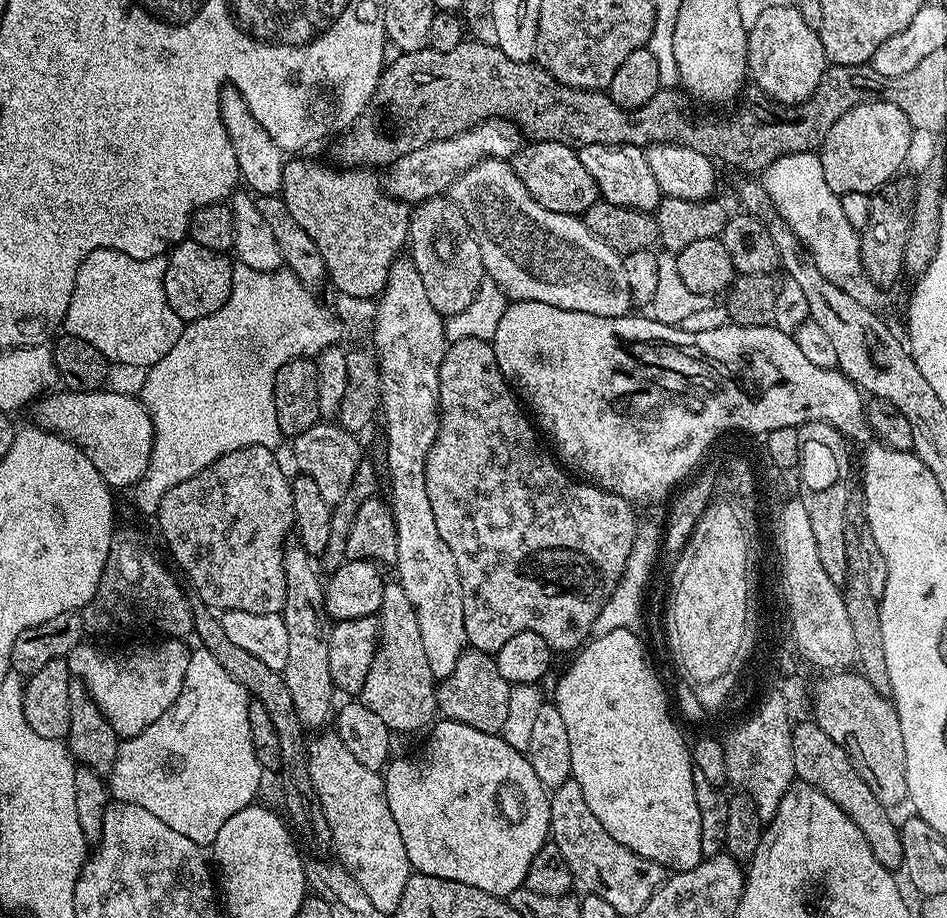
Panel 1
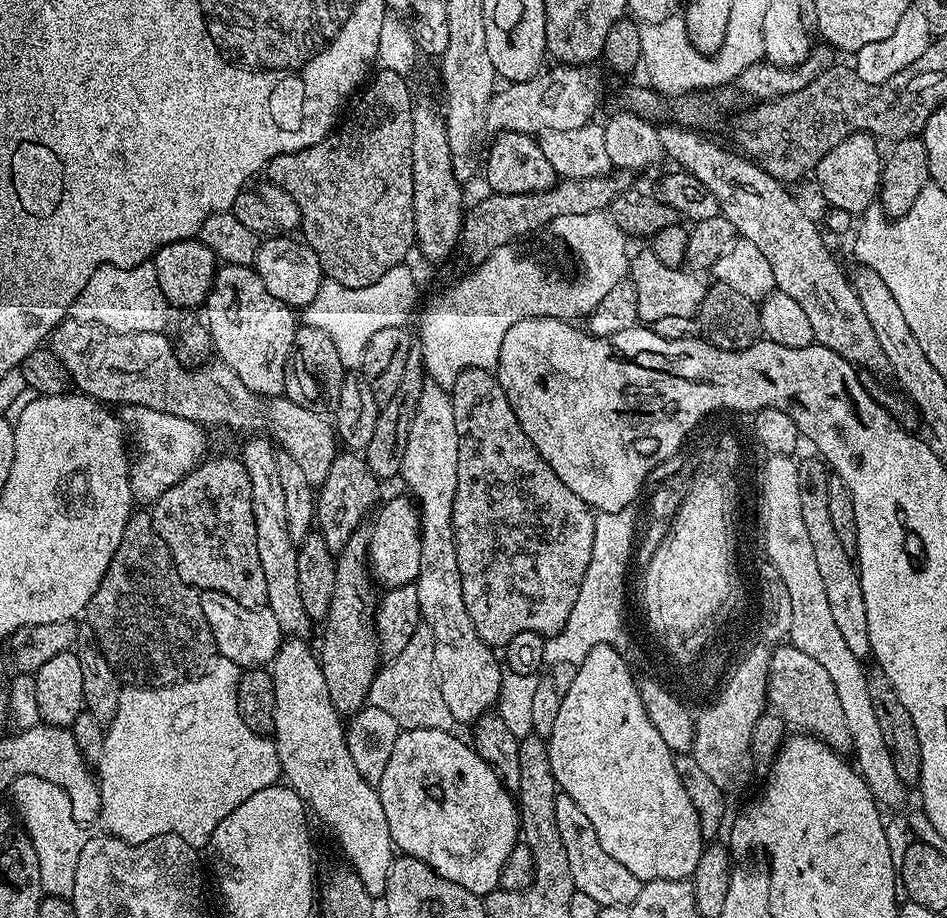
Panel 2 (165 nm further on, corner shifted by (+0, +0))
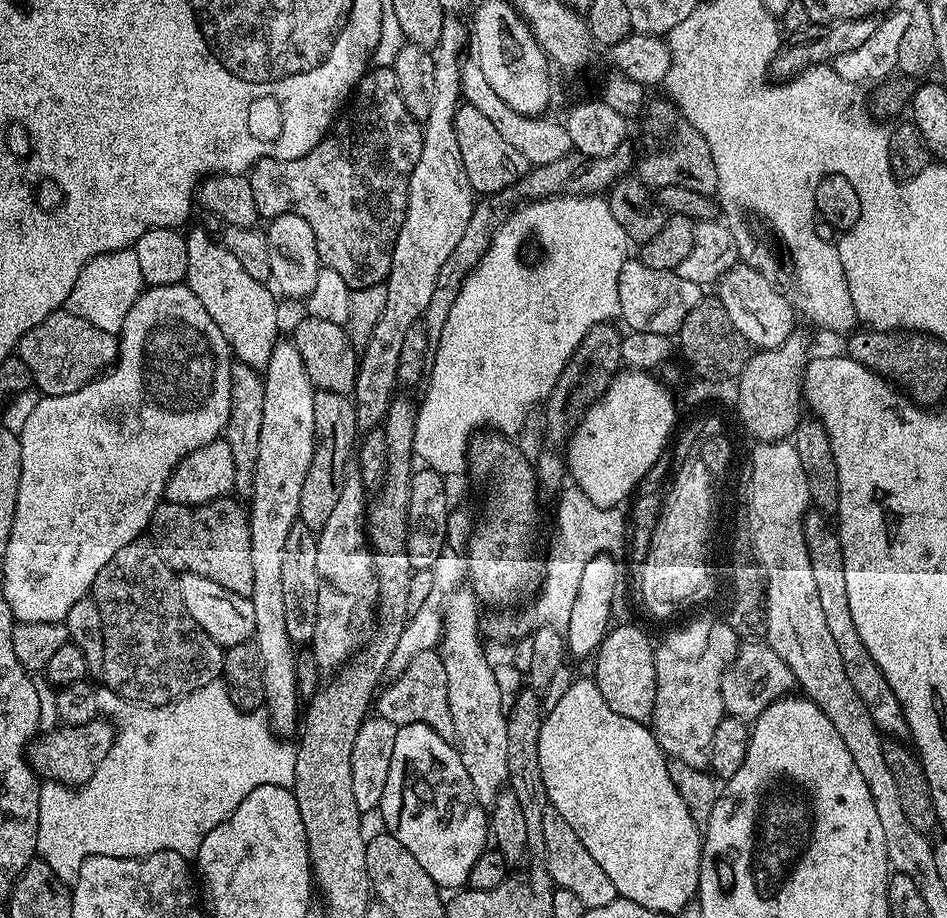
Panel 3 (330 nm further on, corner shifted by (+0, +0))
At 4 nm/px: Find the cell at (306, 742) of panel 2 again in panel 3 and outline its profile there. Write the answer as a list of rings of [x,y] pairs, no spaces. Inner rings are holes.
[[[276,343],[270,362],[262,372],[262,434],[258,434],[258,458],[252,475],[252,508],[250,504],[247,509],[250,562],[254,565],[254,590],[250,597],[254,602],[256,623],[254,642],[262,654],[266,716],[273,733],[280,738],[288,738],[292,731],[295,733],[302,716],[302,699],[296,688],[294,641],[286,630],[282,550],[286,550],[290,526],[294,526],[299,517],[302,482],[306,482],[306,470],[310,470],[310,462],[314,458],[314,394],[317,391],[310,382],[310,374],[306,374],[302,354],[298,354],[295,343],[284,343]]]

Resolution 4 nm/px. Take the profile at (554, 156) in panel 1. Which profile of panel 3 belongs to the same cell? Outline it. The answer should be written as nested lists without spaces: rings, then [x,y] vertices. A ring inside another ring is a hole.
[[[466,102],[461,103],[456,112],[456,133],[458,134],[458,146],[462,150],[462,164],[466,166],[466,178],[470,178],[470,186],[476,194],[495,194],[503,192],[504,189],[512,187],[523,178],[530,167],[528,159],[498,130],[494,130],[494,125],[490,123],[490,118],[482,114],[482,110],[474,110]]]

